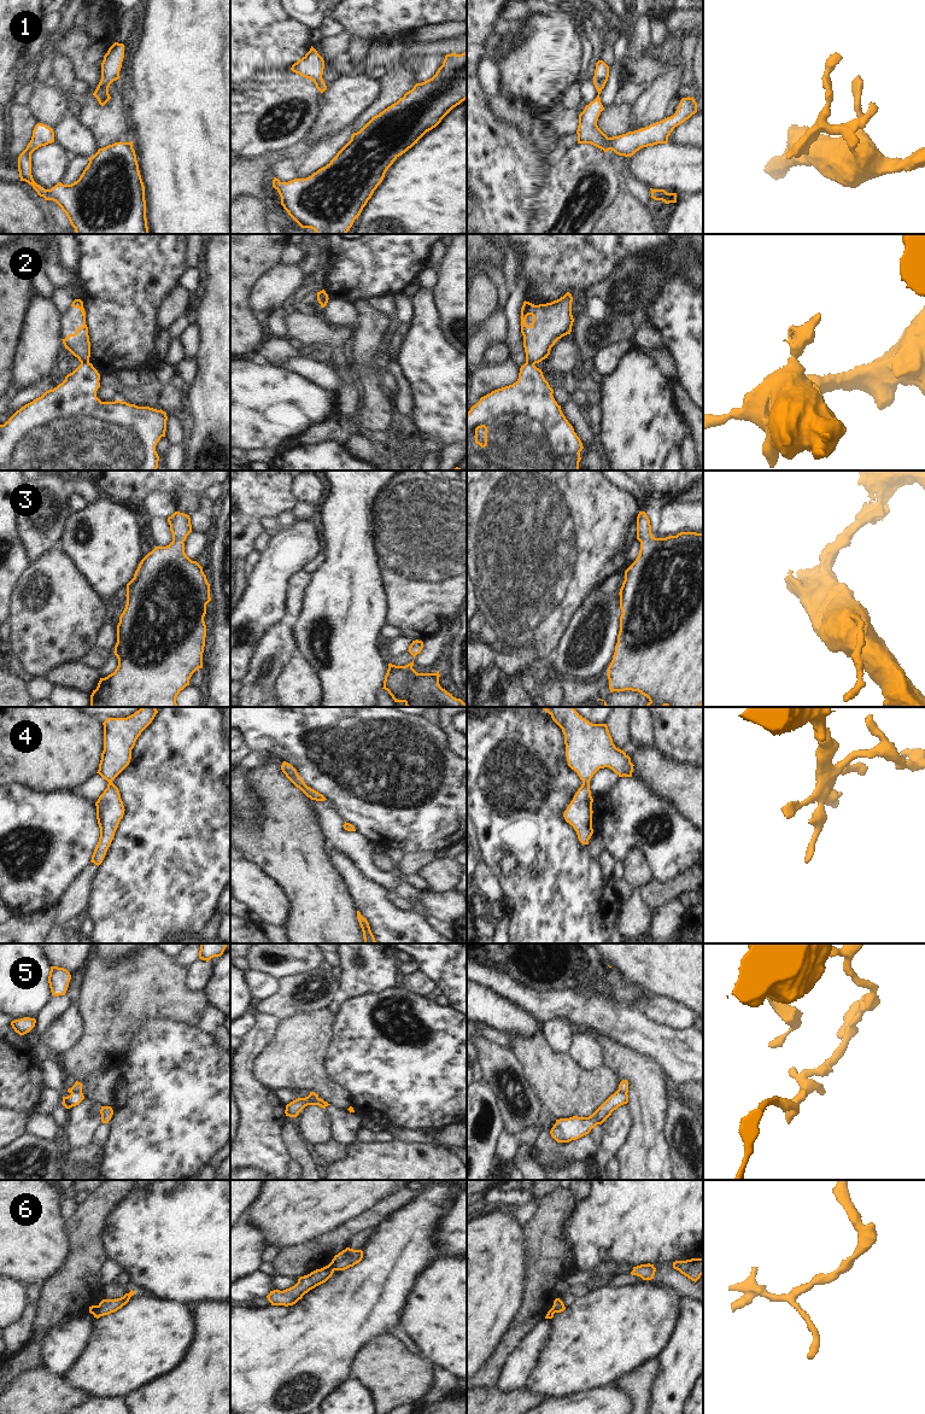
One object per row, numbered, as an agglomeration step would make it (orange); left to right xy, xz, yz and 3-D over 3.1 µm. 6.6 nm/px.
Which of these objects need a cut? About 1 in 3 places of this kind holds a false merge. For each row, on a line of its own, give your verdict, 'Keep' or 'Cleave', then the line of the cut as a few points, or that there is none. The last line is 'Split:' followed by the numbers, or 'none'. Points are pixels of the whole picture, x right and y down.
1: Keep. No split
2: Cleave. Split along xy (88, 361), (81, 363)
3: Keep. No split
4: Keep. No split
5: Cleave. Split along xz (297, 1099), (303, 1099), (309, 1104)
6: Cleave. Split along xz (328, 1264), (334, 1269)
Split: 2, 5, 6.

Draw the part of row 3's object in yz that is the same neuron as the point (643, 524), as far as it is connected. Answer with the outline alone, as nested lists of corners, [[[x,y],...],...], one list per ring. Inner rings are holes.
[[[645,512],[637,516],[639,555],[625,571],[620,589],[620,631],[608,667],[609,689],[638,691],[649,699],[645,707],[701,707],[703,705],[703,533],[680,532],[655,538]]]

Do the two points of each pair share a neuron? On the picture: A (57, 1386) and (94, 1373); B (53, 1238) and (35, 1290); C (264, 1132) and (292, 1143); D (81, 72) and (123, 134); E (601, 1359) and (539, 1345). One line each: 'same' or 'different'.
A: different
B: different
C: different
D: same
E: different

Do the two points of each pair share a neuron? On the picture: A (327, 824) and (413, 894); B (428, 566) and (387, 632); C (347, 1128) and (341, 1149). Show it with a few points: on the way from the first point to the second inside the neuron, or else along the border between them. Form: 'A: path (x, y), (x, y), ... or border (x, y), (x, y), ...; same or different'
A: path (349, 846), (376, 876), (391, 880); same
B: border (387, 623), (393, 625), (400, 634); different
C: border (331, 1139), (344, 1143), (347, 1146); different

